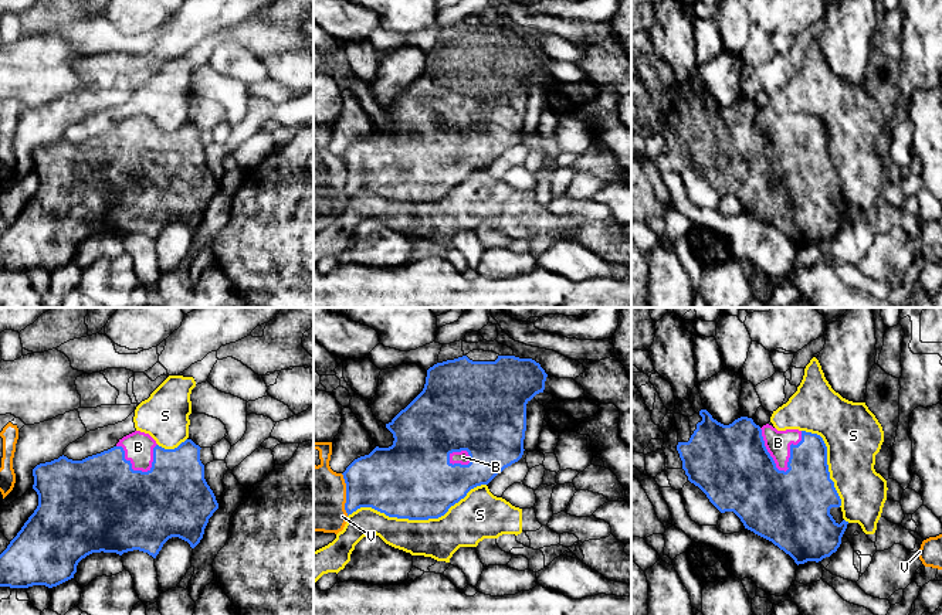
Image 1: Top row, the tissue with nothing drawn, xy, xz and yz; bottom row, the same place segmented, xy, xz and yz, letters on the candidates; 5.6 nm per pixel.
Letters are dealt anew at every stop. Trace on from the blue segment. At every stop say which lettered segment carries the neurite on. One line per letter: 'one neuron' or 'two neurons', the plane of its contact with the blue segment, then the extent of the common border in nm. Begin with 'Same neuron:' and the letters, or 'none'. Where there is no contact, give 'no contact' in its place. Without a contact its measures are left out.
Same neuron: B
B: one neuron | yz | 300 nm
S: two neurons | xz | 800 nm
V: two neurons | xz | 240 nm

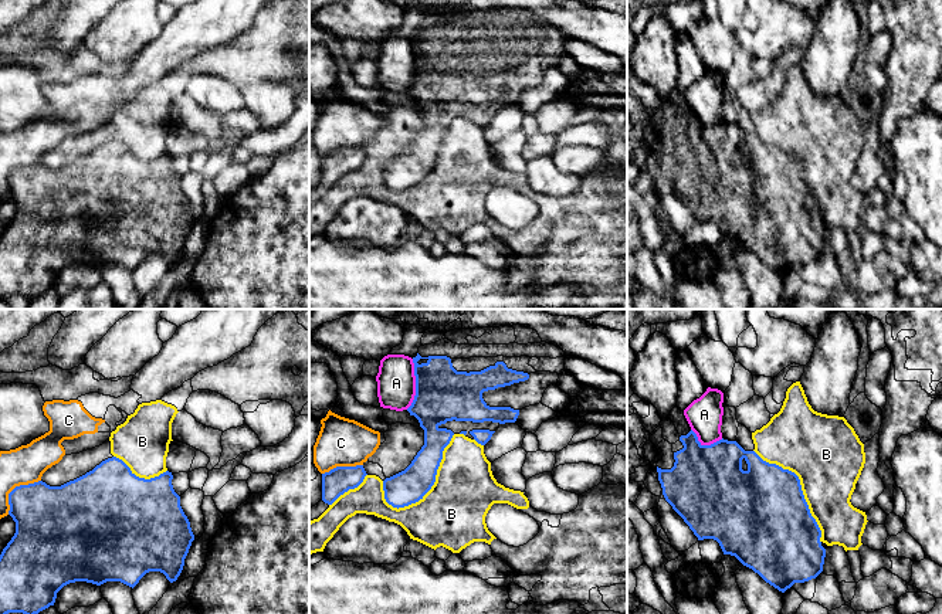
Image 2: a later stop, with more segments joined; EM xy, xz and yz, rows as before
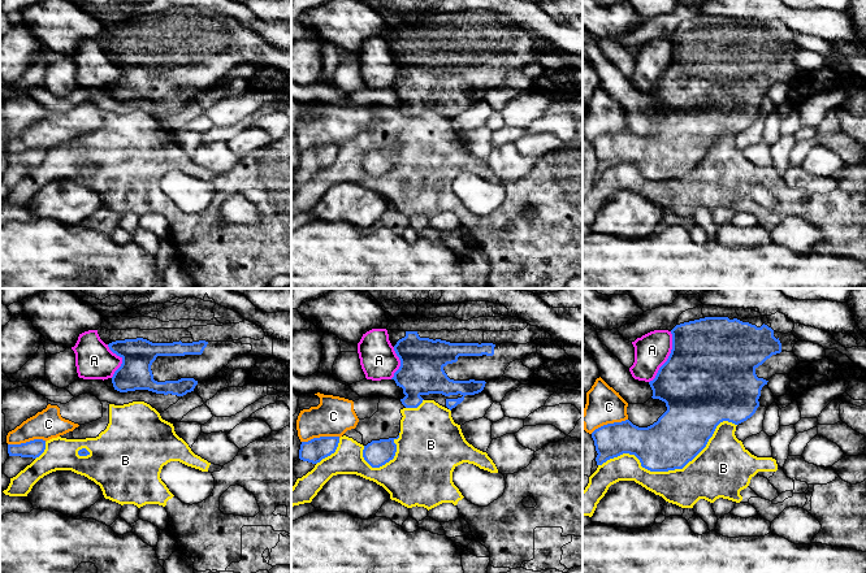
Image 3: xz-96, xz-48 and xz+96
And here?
Same neuron: none
A: two neurons | xz | 300 nm
B: two neurons | xz | 550 nm
C: two neurons | xy | 280 nm

